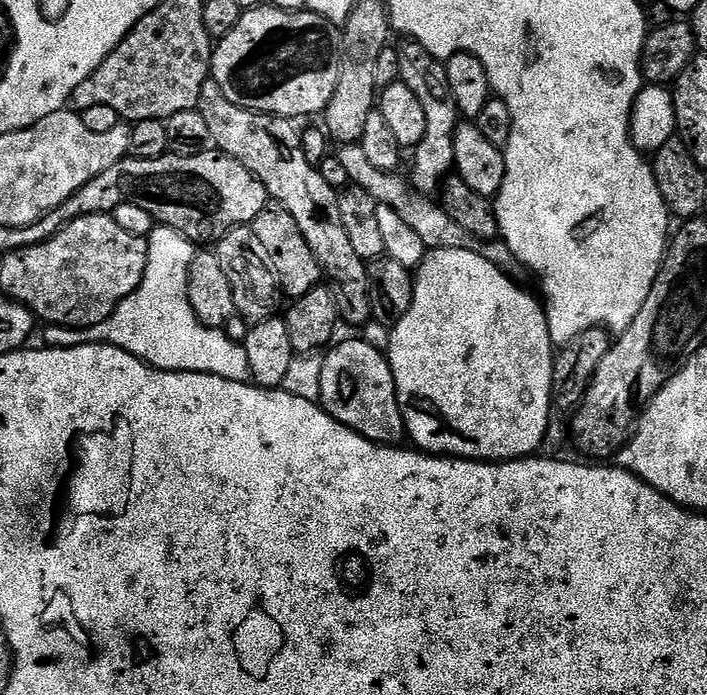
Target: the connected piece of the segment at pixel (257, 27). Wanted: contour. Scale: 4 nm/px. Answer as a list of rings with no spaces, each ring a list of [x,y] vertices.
[[[271,6],[244,11],[238,26],[230,30],[215,45],[212,53],[211,79],[218,82],[222,94],[230,102],[251,112],[264,112],[267,116],[282,116],[293,122],[299,116],[319,117],[328,109],[342,70],[344,38],[341,29],[316,12],[287,12]]]

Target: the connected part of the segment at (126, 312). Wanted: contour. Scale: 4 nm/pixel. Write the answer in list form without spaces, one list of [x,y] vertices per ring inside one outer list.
[[[157,226],[153,228],[152,233],[146,238],[148,241],[148,261],[146,262],[146,274],[142,278],[142,282],[138,286],[138,290],[134,290],[134,294],[130,294],[125,300],[114,310],[114,314],[110,314],[110,318],[106,318],[106,322],[98,322],[98,326],[93,328],[64,328],[60,324],[49,324],[43,330],[43,343],[49,348],[73,348],[74,346],[82,346],[83,344],[112,344],[116,348],[126,350],[130,354],[134,354],[139,360],[144,361],[152,368],[161,368],[164,372],[209,372],[212,376],[218,378],[226,378],[230,382],[242,382],[243,384],[251,381],[250,362],[246,359],[246,350],[243,343],[232,341],[223,328],[207,328],[200,319],[194,314],[194,306],[190,306],[190,298],[188,297],[188,271],[190,270],[190,262],[195,258],[198,251],[197,245],[187,240],[185,236],[178,230]]]

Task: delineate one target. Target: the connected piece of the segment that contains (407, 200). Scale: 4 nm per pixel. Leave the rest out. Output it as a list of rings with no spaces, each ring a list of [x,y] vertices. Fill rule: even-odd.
[[[341,144],[335,155],[338,162],[342,162],[342,167],[346,169],[349,181],[355,187],[366,190],[366,194],[370,194],[370,198],[374,198],[374,202],[378,202],[382,206],[390,206],[390,210],[401,215],[406,224],[413,227],[418,238],[422,238],[425,249],[462,250],[465,248],[476,252],[482,258],[486,258],[486,262],[498,266],[503,272],[516,274],[516,271],[522,268],[517,253],[512,250],[512,245],[504,243],[503,239],[500,238],[490,241],[479,240],[474,234],[462,230],[462,226],[458,226],[458,222],[454,222],[454,218],[450,218],[450,214],[446,214],[446,210],[439,203],[432,202],[431,195],[419,192],[412,184],[411,179],[404,177],[403,180],[399,171],[378,170],[378,166],[368,162],[366,154],[362,154],[360,144]]]

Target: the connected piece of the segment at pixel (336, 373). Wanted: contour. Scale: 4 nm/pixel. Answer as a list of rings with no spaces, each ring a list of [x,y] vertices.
[[[363,338],[338,344],[327,353],[329,356],[323,357],[319,403],[342,426],[362,434],[362,438],[381,446],[399,445],[405,439],[406,429],[387,355]]]

